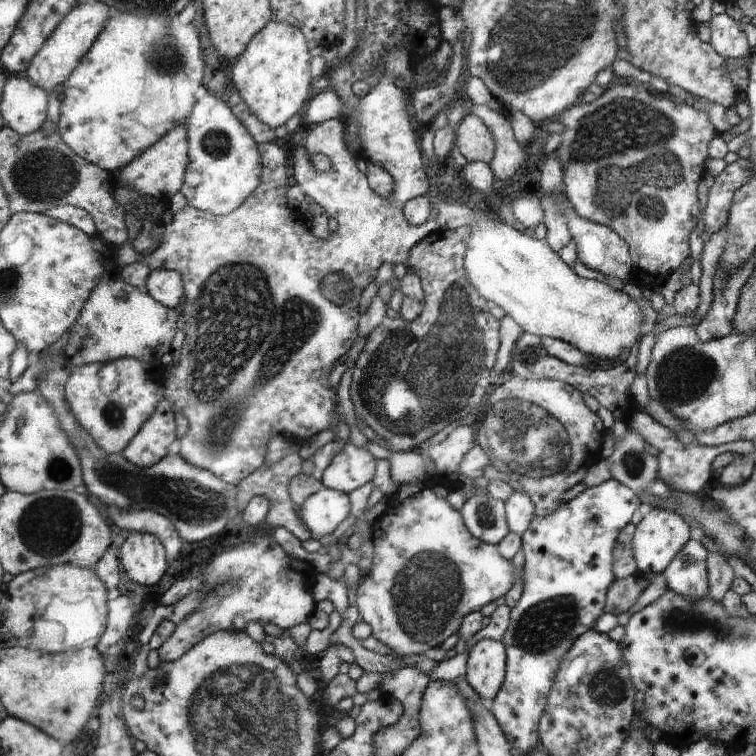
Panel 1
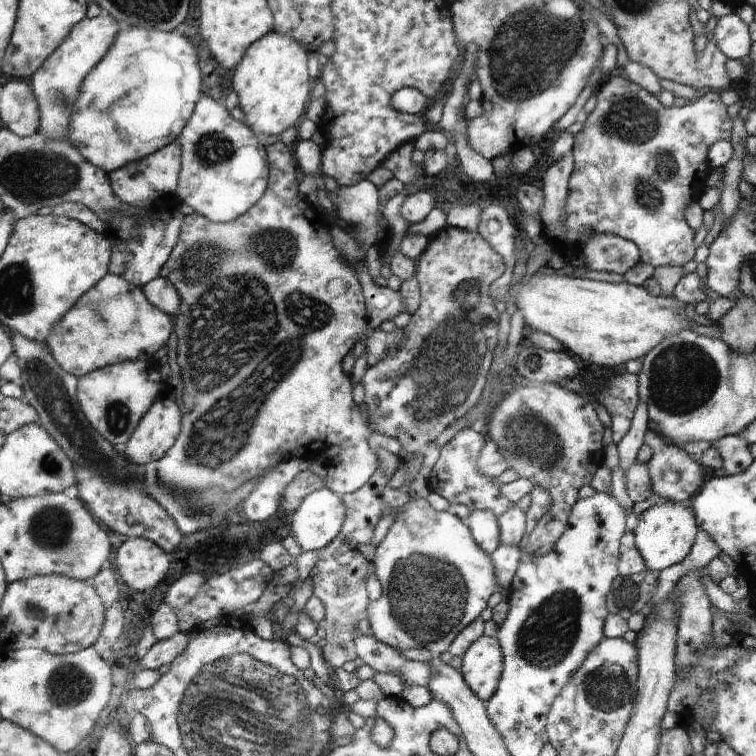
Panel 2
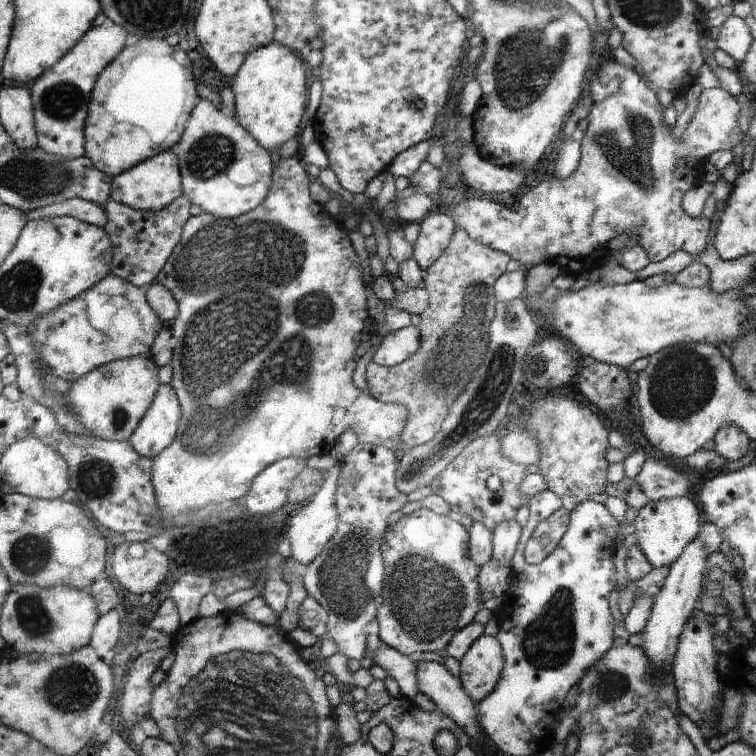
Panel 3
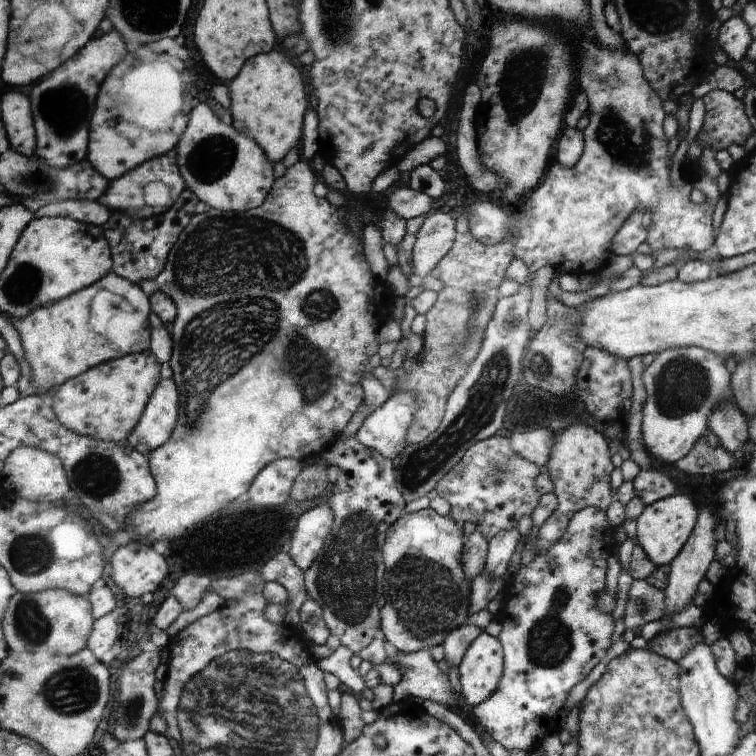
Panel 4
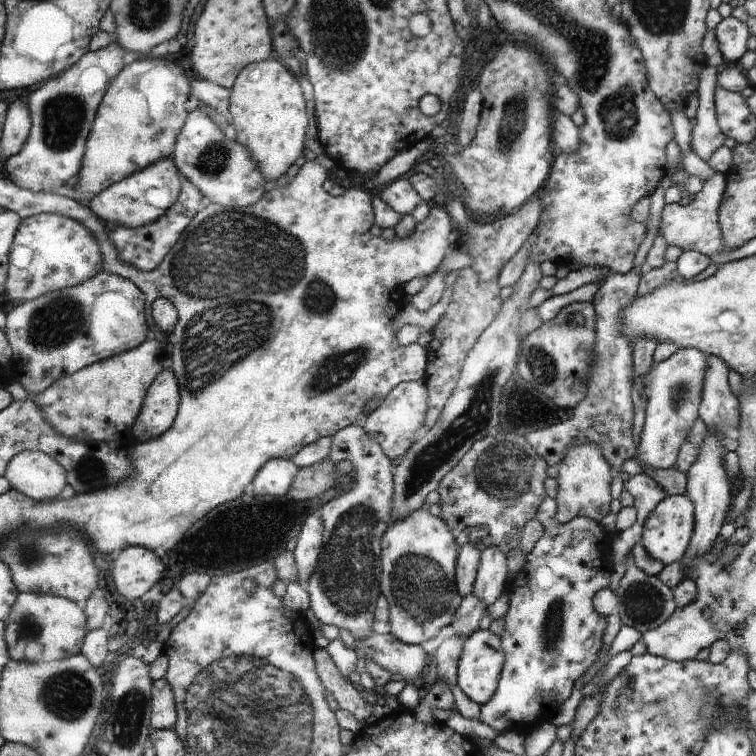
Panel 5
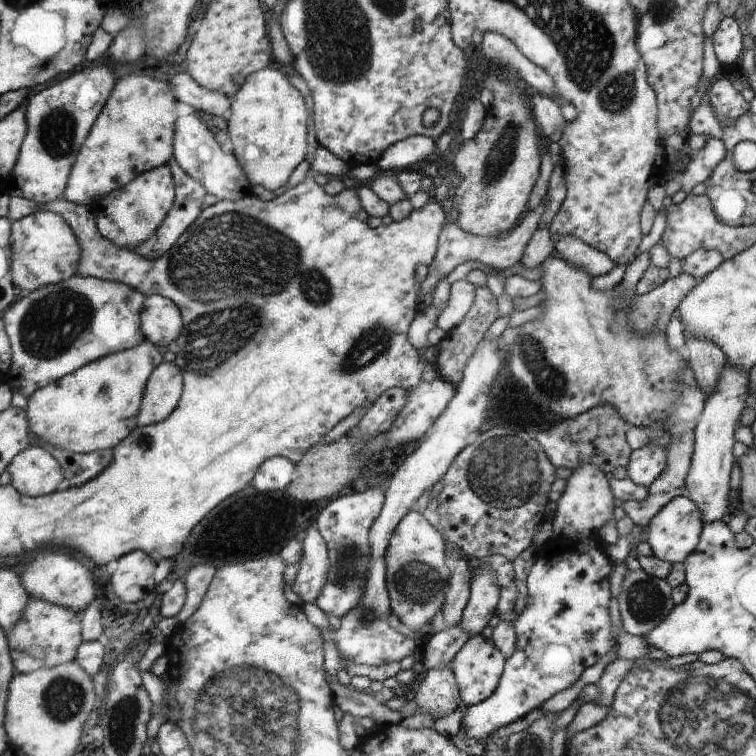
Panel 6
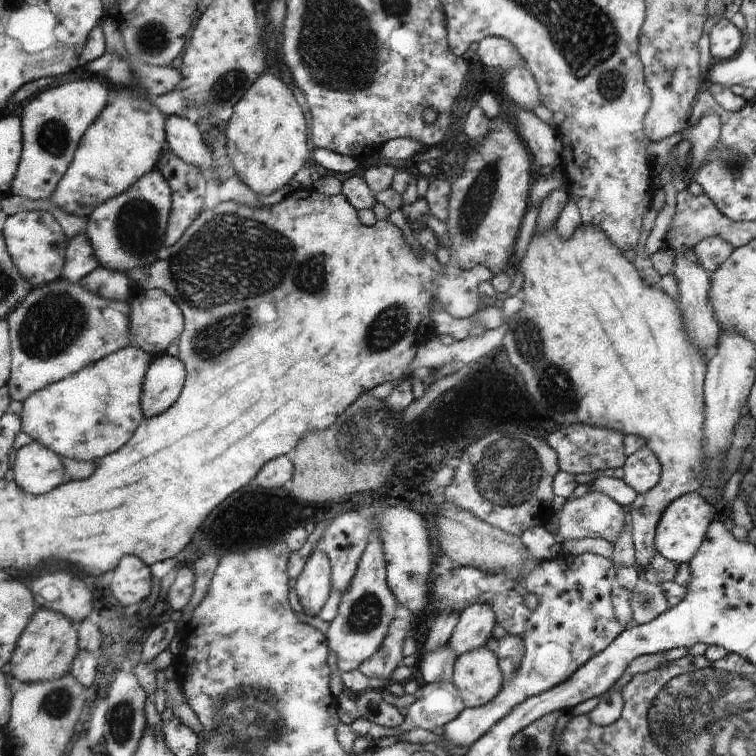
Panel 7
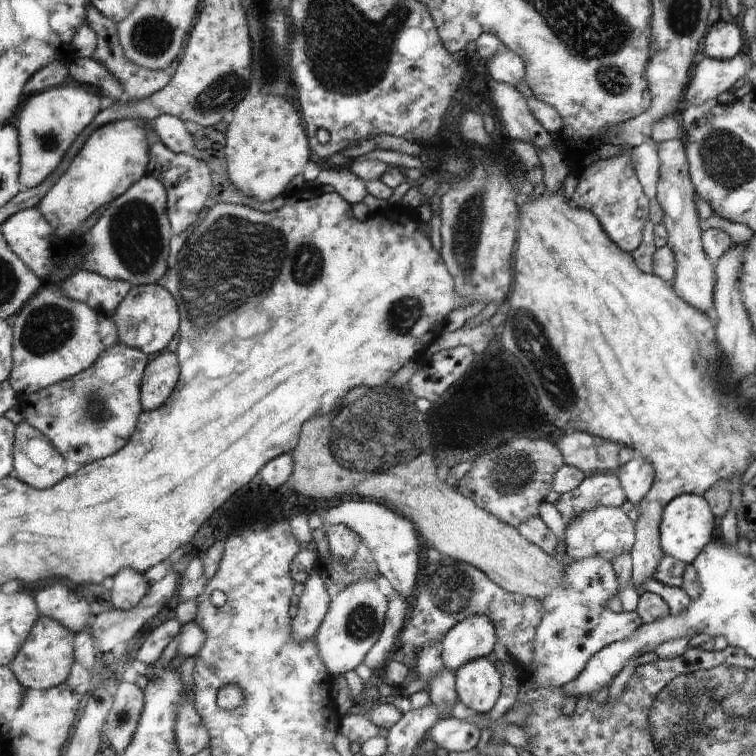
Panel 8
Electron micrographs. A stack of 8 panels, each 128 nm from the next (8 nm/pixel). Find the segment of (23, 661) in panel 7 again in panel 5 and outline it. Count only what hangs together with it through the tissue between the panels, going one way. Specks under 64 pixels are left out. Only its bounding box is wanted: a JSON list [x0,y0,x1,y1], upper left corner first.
[4,593,88,662]

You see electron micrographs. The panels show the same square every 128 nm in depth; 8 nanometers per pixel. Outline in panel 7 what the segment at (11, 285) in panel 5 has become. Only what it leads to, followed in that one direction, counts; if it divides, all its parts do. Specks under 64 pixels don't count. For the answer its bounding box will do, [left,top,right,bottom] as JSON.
[1,211,70,287]

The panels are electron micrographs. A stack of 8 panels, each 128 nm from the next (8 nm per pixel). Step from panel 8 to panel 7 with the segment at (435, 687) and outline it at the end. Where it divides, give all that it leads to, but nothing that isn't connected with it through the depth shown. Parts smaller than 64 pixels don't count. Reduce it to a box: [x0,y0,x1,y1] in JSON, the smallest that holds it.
[417,644,456,685]

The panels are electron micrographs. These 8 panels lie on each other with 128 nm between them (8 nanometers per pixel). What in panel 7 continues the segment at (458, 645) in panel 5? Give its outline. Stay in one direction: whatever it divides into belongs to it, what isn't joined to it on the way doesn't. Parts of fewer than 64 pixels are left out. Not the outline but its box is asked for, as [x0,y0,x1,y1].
[397,681,466,738]

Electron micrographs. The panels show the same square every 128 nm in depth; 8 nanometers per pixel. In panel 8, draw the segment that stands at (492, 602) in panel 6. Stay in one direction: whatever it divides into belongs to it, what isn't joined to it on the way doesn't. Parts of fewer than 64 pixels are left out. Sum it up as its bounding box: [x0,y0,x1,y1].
[440,615,496,674]

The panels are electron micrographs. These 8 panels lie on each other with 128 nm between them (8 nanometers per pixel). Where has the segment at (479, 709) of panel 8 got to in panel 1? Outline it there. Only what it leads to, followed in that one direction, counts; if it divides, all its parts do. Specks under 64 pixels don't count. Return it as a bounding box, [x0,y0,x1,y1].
[465,639,508,700]

